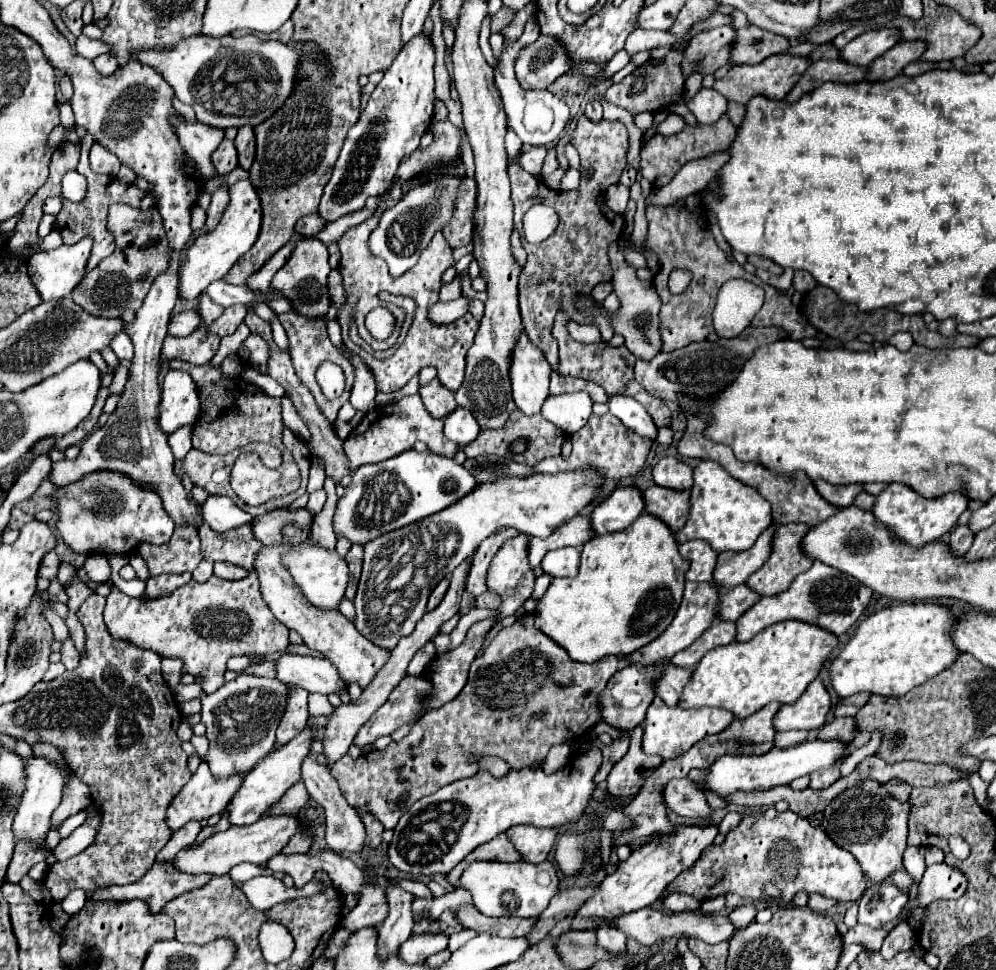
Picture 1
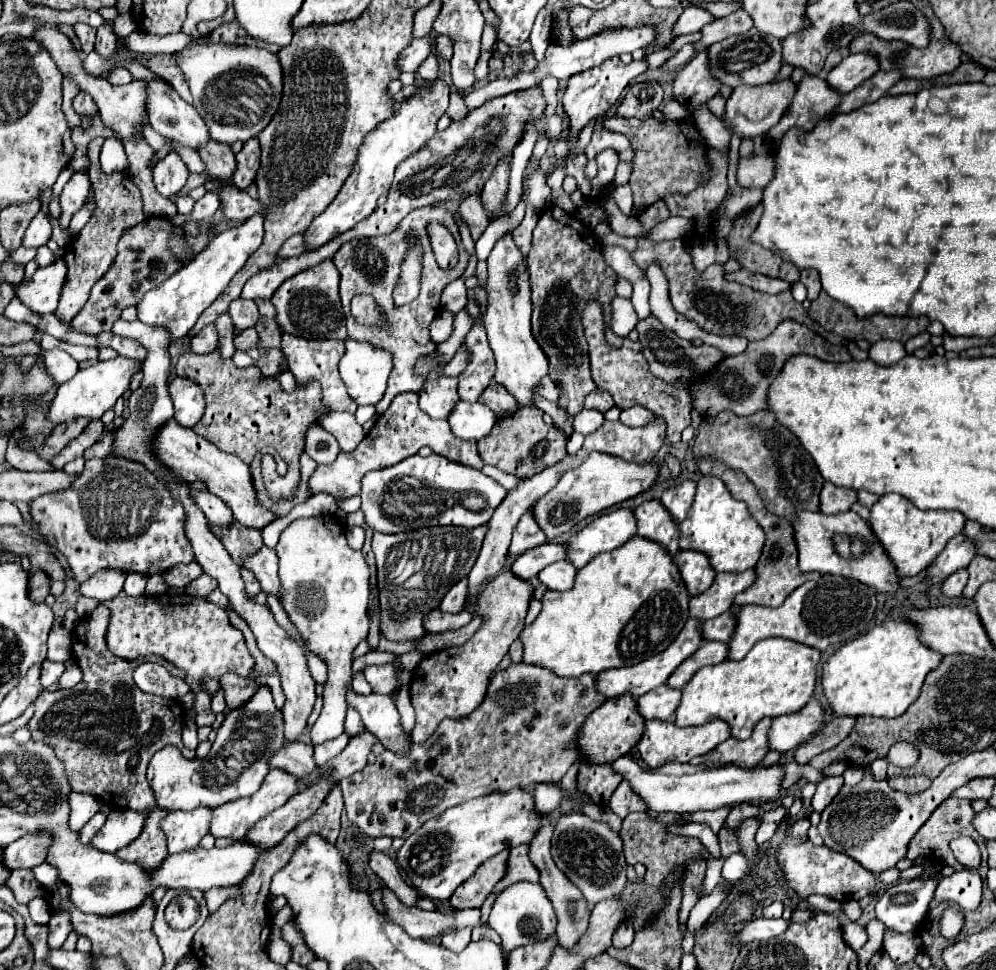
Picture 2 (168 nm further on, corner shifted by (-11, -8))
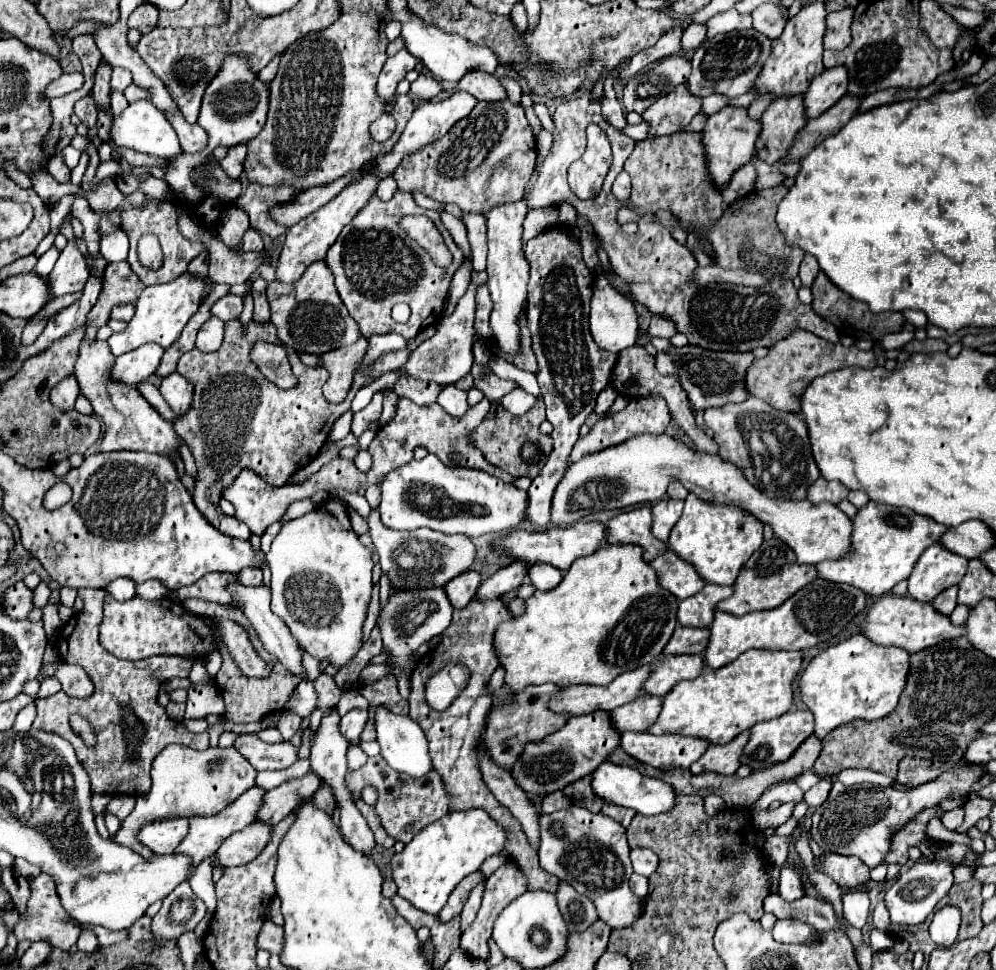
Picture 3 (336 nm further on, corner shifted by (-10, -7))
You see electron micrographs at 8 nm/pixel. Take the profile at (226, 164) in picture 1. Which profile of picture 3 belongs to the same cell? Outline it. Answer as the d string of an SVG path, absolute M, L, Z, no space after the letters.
M175 111L175 115L167 115L167 121L175 129L175 133L179 137L179 143L181 143L181 147L183 147L185 153L197 153L197 151L205 149L205 145L207 145L207 133L197 123L189 125L183 119L181 111Z

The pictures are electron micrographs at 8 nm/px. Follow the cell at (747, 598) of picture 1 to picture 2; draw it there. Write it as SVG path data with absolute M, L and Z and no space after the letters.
M734 606L728 612L720 614L718 618L706 620L704 626L702 626L702 634L706 636L706 640L724 640L724 642L728 642L734 634L734 628L736 628L736 612L738 610L740 610L740 606Z

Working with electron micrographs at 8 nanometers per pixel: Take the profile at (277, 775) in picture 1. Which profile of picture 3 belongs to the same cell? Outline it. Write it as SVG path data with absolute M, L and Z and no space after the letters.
M251 787L249 791L245 791L239 799L235 799L231 805L227 805L227 809L223 809L219 815L211 815L211 817L191 817L189 819L189 833L185 835L183 843L179 843L179 849L175 849L177 855L187 855L191 857L191 867L197 867L201 861L205 861L207 857L211 857L219 845L233 835L235 831L241 831L243 827L251 825L255 821L255 815L261 807L261 799L263 799L265 791L259 787Z

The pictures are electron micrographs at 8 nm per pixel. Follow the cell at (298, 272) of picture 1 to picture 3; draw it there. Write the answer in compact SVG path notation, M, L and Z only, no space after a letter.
M315 261L293 285L281 285L277 281L269 283L267 299L271 305L271 323L277 327L277 337L299 353L327 353L345 345L353 345L361 333L359 325L351 319L339 293L333 285L333 273L325 261Z

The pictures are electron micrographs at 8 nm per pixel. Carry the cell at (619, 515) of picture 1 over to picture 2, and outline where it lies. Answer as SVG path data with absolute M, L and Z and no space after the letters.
M618 508L598 516L568 540L568 560L572 560L576 568L582 568L594 556L626 544L628 538L634 538L632 532L636 532L636 518L630 508Z

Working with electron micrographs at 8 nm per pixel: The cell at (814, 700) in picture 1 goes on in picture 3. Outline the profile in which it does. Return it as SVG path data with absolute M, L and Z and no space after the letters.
M807 709L787 711L785 715L781 715L777 719L763 721L763 723L751 727L751 737L747 741L747 747L743 747L741 765L749 765L753 771L759 771L759 769L767 769L767 767L773 767L777 763L783 763L797 751L797 747L811 733L813 733L813 715Z

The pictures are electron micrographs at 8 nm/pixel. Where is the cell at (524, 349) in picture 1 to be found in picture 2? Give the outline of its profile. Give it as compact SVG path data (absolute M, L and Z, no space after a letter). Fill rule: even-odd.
M504 234L494 250L488 256L488 310L484 314L484 324L488 332L490 348L496 356L496 382L504 384L508 392L518 400L522 406L532 406L536 388L540 386L540 380L548 376L548 358L544 356L544 350L540 344L536 344L532 332L530 332L530 284L528 284L528 270L524 264L524 256L516 248L510 234ZM508 272L514 272L518 280L518 292L512 292L512 286L508 282Z

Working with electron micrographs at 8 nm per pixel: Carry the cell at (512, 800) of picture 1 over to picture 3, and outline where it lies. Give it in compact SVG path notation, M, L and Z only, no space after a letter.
M481 809L447 813L443 819L419 831L415 839L391 859L391 873L393 881L397 883L397 895L407 899L415 909L437 915L447 903L447 897L455 885L463 877L479 871L487 857L501 853L505 839L507 831Z

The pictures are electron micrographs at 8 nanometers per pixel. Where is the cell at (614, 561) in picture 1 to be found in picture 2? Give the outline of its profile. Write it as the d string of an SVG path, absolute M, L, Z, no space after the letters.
M634 536L624 546L604 552L580 568L570 590L548 590L542 604L538 618L520 634L524 642L524 662L540 664L554 670L558 676L572 678L582 676L584 672L598 674L610 668L632 666L668 648L688 620L690 596L684 588L684 580L680 580L680 570L676 568L674 558L670 558L664 548L656 548L652 540Z

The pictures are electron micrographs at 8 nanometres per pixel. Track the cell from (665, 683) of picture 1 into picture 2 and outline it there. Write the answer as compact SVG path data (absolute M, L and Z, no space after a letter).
M662 684L660 688L640 696L638 702L638 710L646 720L658 718L658 720L672 720L676 708L680 706L680 696L682 690L678 688L670 688L668 684Z

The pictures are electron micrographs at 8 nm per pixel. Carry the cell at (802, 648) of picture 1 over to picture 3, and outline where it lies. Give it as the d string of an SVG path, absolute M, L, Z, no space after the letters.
M751 649L741 653L729 665L703 671L697 679L679 681L665 697L657 721L647 729L653 735L677 733L705 739L713 745L725 745L755 723L771 721L787 713L793 705L791 683L801 667L801 653Z

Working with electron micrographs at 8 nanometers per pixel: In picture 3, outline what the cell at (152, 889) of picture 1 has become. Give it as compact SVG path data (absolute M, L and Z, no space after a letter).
M41 873L37 879L31 881L31 897L27 901L27 915L21 915L19 923L15 925L17 939L29 939L31 943L45 941L57 949L69 951L77 943L79 933L81 929L69 921L67 911L61 905L61 899L55 891L55 881L47 873Z

